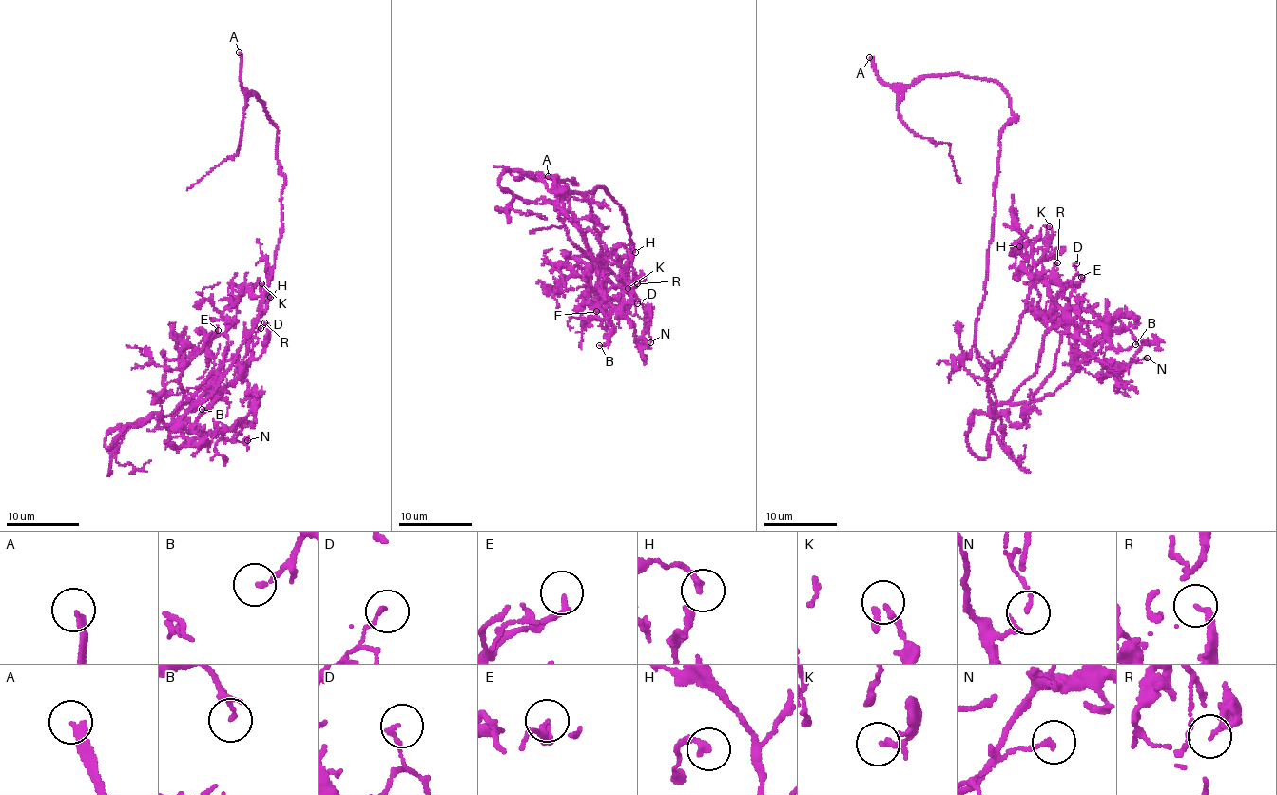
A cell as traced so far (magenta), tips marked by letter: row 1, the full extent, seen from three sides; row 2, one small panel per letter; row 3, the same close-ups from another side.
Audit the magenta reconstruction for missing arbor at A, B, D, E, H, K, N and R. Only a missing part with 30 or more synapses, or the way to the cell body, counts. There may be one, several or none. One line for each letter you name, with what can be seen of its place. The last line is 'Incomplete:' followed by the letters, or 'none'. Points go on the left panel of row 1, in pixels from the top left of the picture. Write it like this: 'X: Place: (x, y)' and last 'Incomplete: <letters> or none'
A: Place: (239, 52)
Incomplete: A

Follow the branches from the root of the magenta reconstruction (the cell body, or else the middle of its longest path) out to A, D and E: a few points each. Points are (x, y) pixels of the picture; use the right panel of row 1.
A: (988, 262), (998, 136), (1013, 117), (1009, 94), (992, 80), (960, 74), (893, 86), (878, 74), (869, 57)
D: (988, 262), (975, 348), (987, 394), (994, 403), (1009, 404), (1030, 402), (1053, 369), (1076, 263)
E: (988, 262), (975, 348), (988, 378), (987, 394), (996, 403), (1007, 401), (1035, 371), (1054, 300), (1081, 277)

